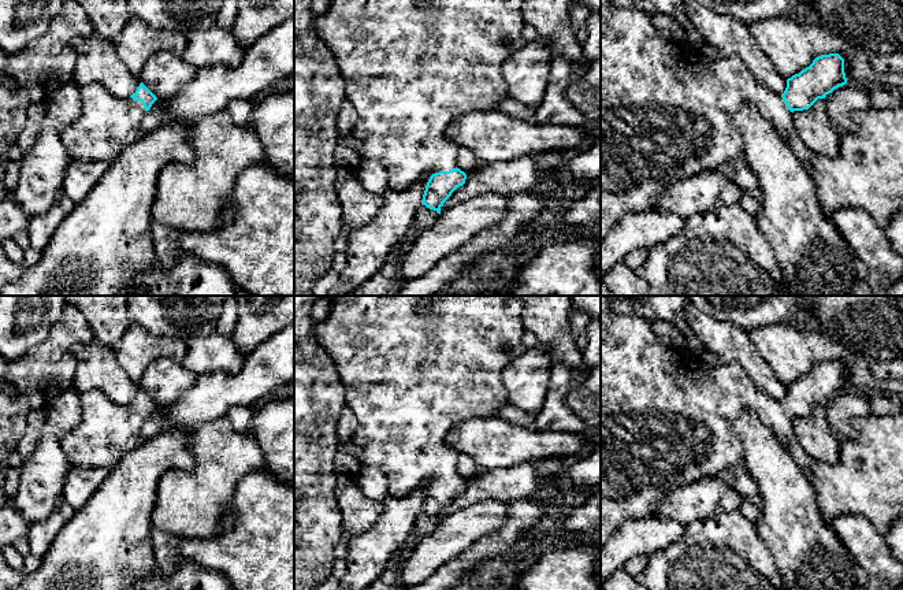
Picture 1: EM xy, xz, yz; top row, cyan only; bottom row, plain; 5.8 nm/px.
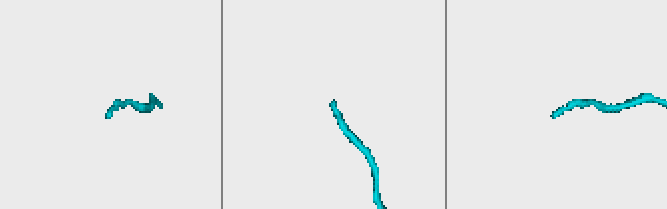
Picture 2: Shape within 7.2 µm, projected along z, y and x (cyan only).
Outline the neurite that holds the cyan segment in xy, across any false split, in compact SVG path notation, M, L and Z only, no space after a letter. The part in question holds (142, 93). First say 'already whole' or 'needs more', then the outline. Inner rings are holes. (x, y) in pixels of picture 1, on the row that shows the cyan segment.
needs more; M141 82L127 99L115 97L101 84L79 88L81 115L62 131L62 141L73 160L111 163L120 149L135 141L146 111L157 97Z

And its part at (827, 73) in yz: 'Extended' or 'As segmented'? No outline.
Extended

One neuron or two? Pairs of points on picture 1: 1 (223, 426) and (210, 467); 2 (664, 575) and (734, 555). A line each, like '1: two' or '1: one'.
1: one
2: one

